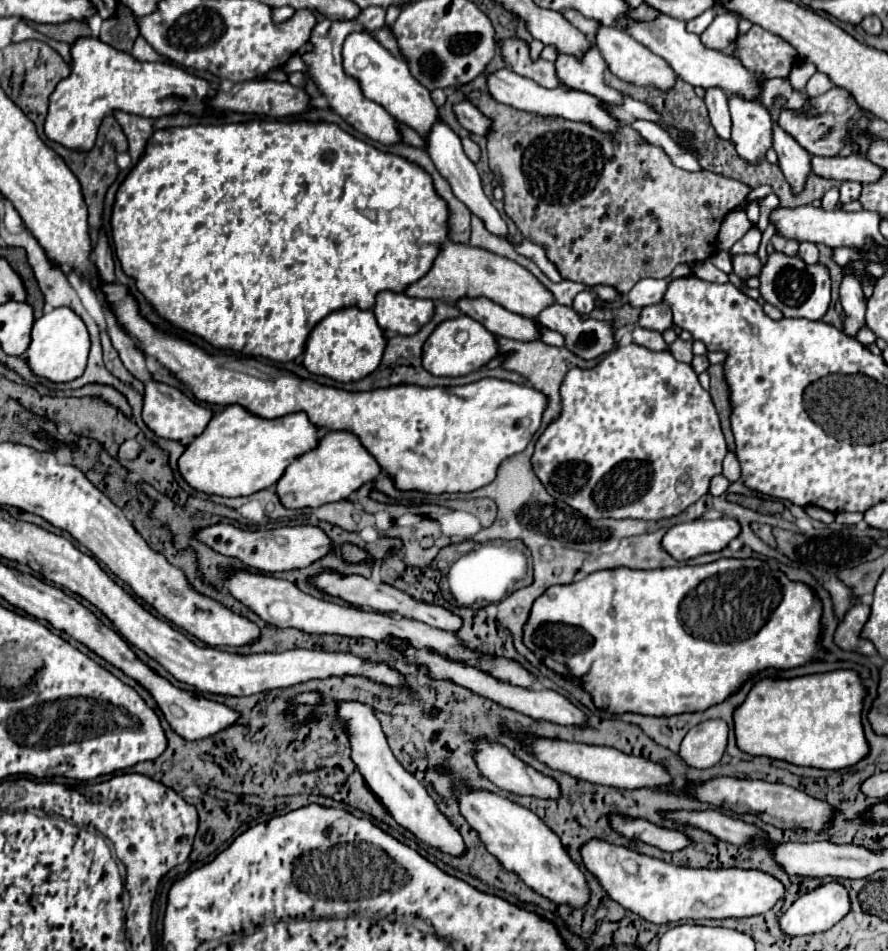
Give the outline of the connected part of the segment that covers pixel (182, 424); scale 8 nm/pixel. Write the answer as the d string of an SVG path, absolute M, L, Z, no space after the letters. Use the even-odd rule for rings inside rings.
M147 375L143 379L145 385L145 399L143 399L143 411L141 411L141 417L145 421L145 425L157 435L157 437L163 437L163 439L173 439L173 441L179 441L181 445L187 445L191 439L195 439L197 435L203 433L205 425L209 423L211 419L211 411L197 405L193 399L189 399L183 391L179 391L177 387L171 387L171 385L165 385L165 383L159 383L159 381L153 381L151 375Z

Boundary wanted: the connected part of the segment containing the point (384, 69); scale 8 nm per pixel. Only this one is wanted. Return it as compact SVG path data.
M369 33L347 35L343 43L343 67L347 75L359 81L367 99L373 99L383 105L399 123L409 125L421 137L427 137L427 129L431 129L435 121L443 121L437 111L437 105L431 99L431 93L411 77L407 63L399 57L393 57Z

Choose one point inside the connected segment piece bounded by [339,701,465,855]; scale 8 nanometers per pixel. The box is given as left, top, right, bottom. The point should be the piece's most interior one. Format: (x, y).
(405, 798)

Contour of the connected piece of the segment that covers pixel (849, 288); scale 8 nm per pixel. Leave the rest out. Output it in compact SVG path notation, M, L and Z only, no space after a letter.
M845 275L843 283L841 283L841 291L839 291L839 301L843 305L843 331L847 335L857 335L859 329L865 327L865 309L867 309L867 301L861 289L861 283L851 277Z

